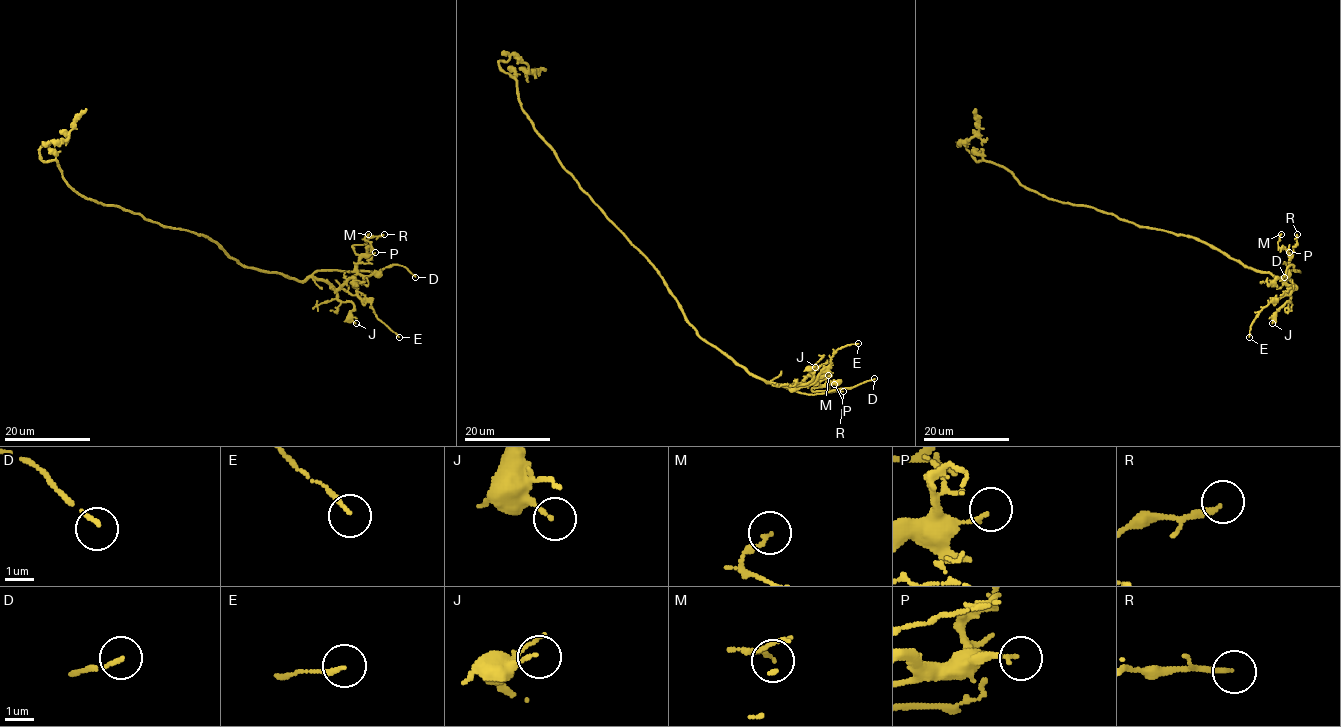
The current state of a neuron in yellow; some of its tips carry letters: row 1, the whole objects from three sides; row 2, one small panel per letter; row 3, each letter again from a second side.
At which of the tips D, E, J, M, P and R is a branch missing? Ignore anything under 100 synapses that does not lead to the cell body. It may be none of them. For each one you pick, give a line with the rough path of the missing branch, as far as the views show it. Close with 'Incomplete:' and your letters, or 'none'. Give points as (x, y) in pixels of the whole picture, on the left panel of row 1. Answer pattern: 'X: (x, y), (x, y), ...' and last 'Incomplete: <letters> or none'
D: (415, 277), (426, 300), (426, 313)
Incomplete: D

